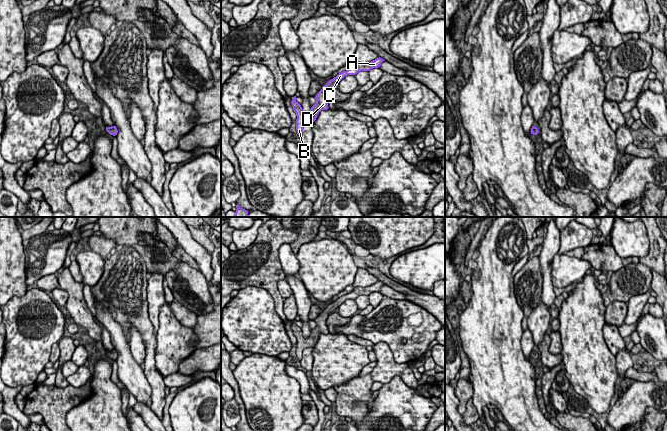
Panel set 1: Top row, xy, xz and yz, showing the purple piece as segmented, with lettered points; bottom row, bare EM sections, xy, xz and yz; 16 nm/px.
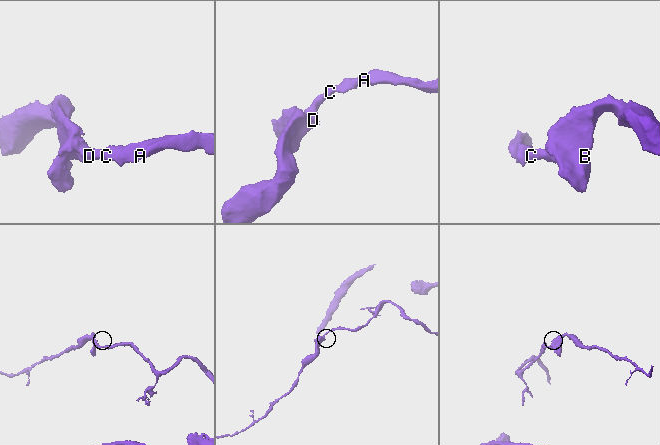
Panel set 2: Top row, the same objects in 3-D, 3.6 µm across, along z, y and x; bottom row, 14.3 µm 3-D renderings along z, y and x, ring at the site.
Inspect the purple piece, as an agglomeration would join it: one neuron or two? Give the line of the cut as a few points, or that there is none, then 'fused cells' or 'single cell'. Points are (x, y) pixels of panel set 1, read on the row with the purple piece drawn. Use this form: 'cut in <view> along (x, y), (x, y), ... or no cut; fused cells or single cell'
no cut; single cell

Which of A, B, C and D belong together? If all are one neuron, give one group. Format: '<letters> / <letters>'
A B C D

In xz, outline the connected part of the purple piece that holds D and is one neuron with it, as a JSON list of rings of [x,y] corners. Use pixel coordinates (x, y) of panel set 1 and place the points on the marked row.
[[[378,57],[375,60],[368,63],[354,63],[353,67],[339,73],[333,79],[330,79],[322,89],[314,96],[316,99],[316,103],[311,106],[310,111],[307,114],[304,114],[302,111],[302,106],[298,103],[295,98],[292,97],[291,105],[293,107],[294,112],[296,113],[296,132],[298,136],[302,135],[303,127],[306,124],[312,123],[318,117],[320,110],[329,110],[329,106],[327,103],[327,95],[328,92],[333,89],[333,87],[338,84],[345,76],[352,75],[355,76],[360,71],[369,72],[373,68],[380,68],[381,63],[385,61],[383,58]]]

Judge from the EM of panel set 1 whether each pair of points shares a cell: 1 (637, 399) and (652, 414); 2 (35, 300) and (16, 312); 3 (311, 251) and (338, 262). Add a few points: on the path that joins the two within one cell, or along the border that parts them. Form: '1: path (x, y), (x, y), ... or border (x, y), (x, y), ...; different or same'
1: border (656, 408), (647, 407), (640, 420); different
2: path (30, 305), (21, 312); same
3: path (318, 258), (322, 262), (331, 262); same

